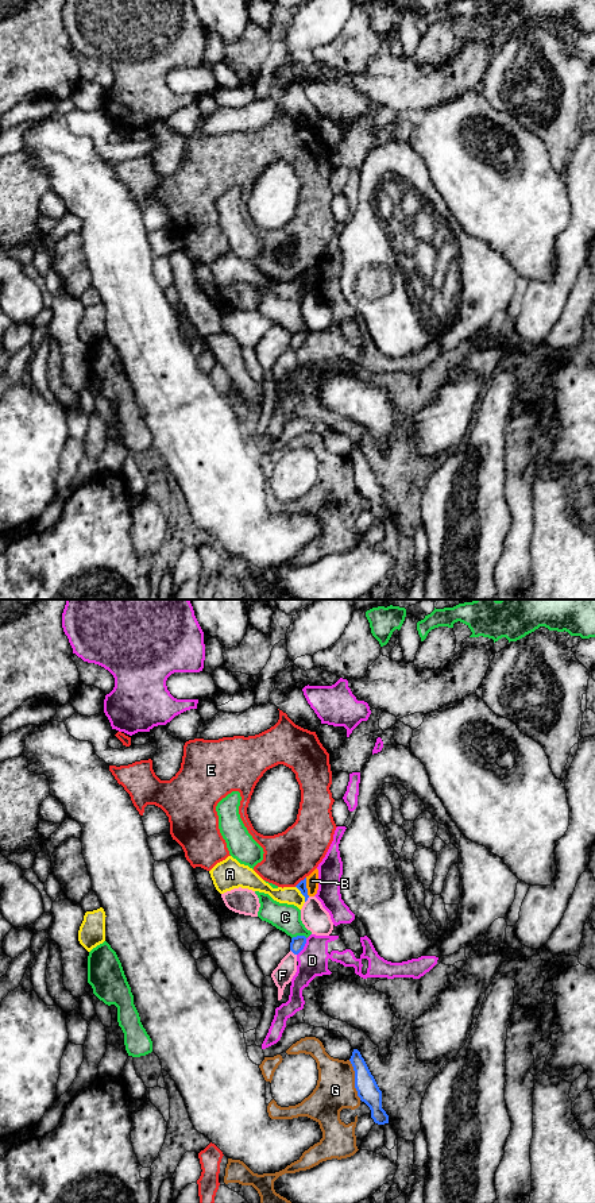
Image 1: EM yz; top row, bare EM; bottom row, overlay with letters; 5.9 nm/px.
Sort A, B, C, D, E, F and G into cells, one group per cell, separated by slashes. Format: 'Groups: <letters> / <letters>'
Groups: A / B / C / D / E / F / G

